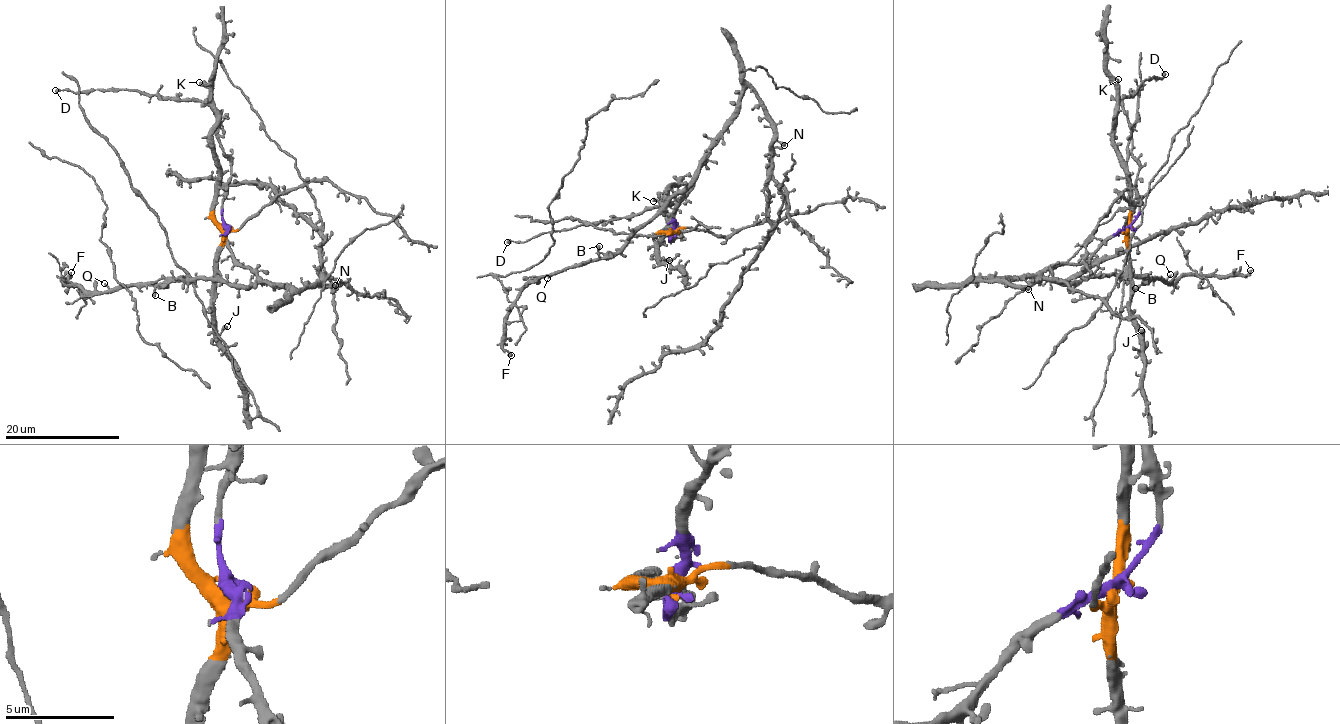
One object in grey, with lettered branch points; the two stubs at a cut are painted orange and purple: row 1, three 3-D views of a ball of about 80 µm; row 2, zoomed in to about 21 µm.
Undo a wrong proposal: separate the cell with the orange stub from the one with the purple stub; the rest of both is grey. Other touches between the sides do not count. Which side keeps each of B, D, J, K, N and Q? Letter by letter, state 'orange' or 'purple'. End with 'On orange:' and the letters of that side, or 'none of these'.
B: purple
D: purple
J: orange
K: orange
N: purple
Q: purple
On orange: J, K

